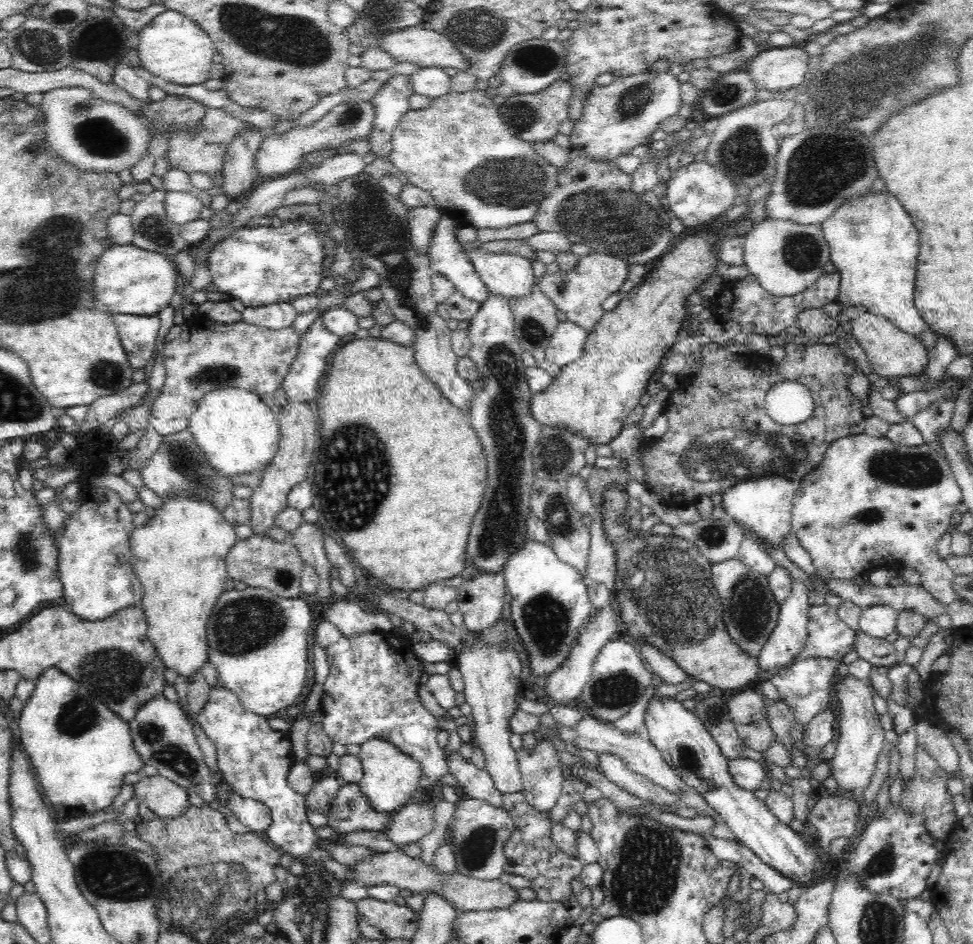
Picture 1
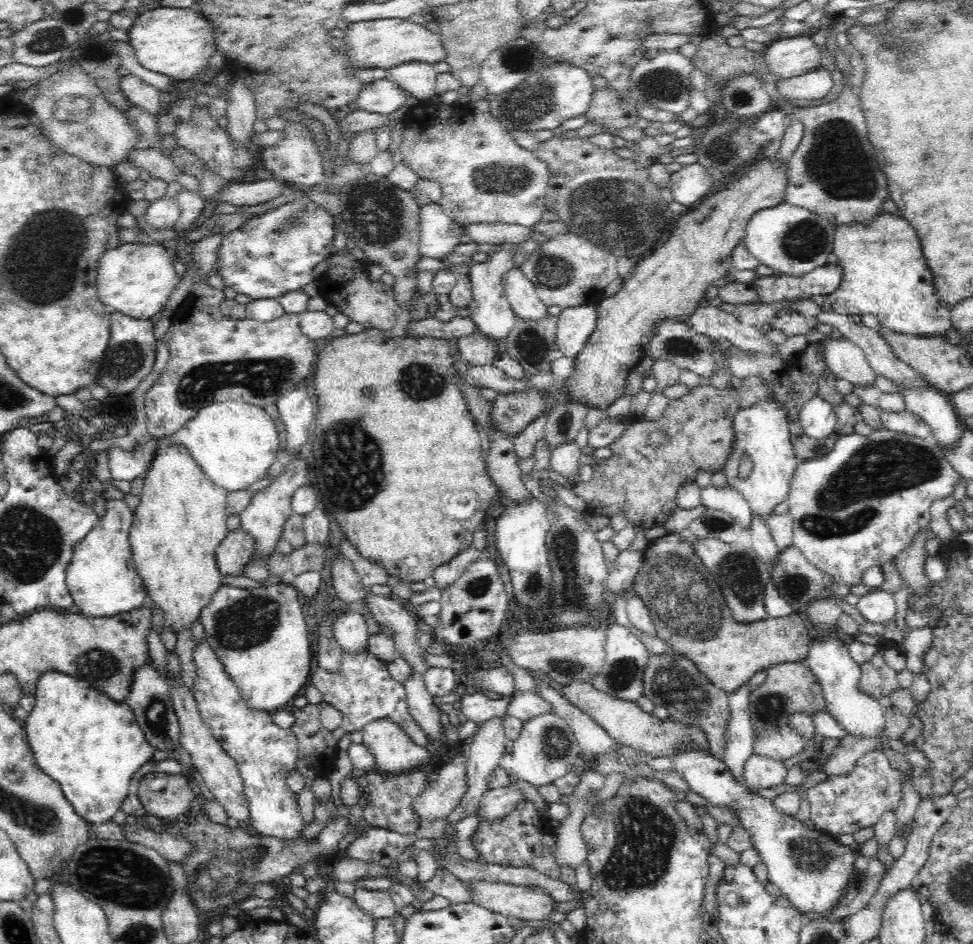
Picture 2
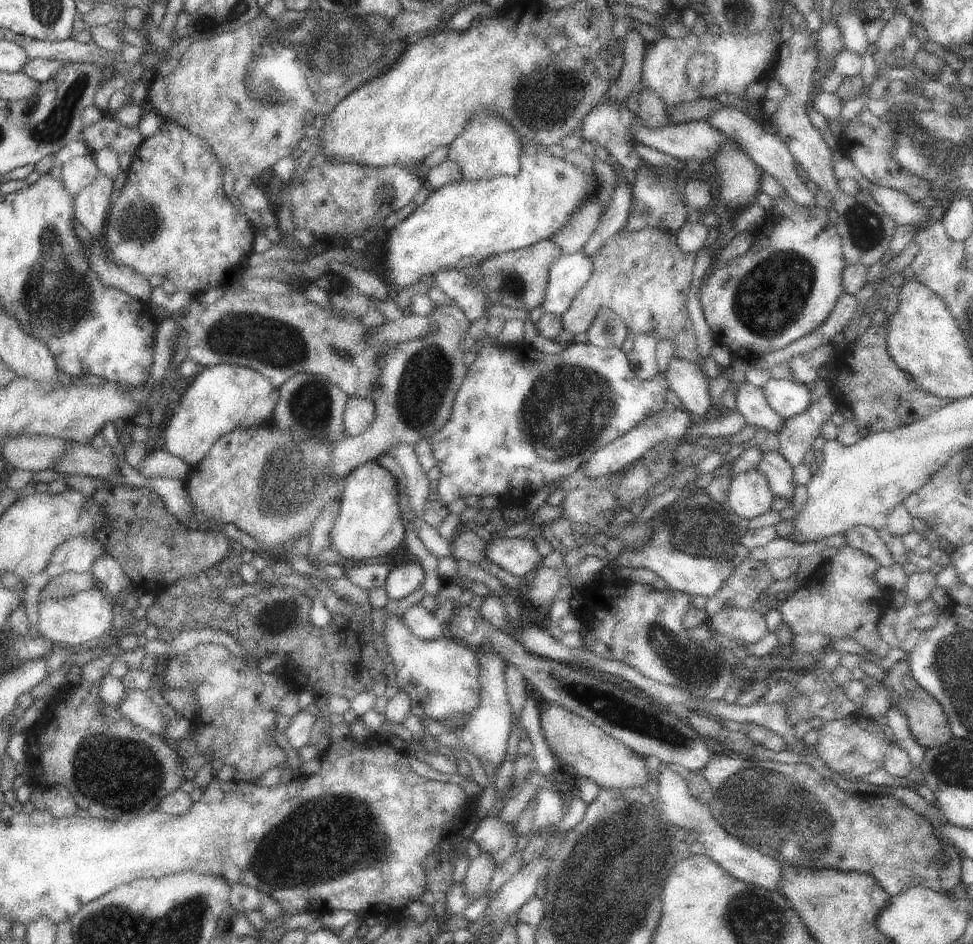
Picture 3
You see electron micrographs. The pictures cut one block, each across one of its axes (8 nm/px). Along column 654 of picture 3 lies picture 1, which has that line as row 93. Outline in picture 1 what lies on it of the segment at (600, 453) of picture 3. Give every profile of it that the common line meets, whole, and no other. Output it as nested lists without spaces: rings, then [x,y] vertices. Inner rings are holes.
[[[420,67],[409,76],[414,94],[440,98],[451,90],[451,76],[438,67]]]

